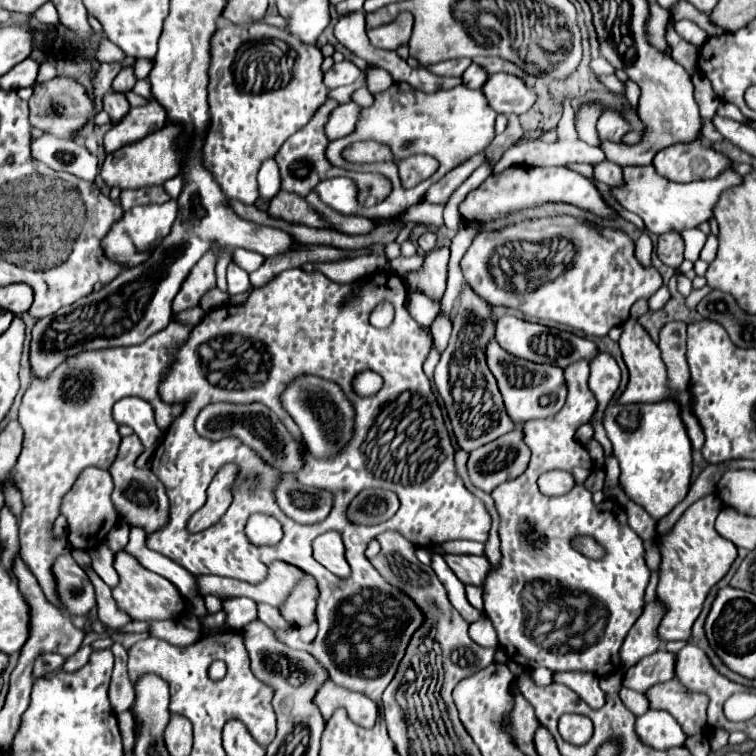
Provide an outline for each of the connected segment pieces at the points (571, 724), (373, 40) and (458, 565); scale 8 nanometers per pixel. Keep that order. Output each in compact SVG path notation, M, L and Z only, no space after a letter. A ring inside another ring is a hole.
M565 714L558 722L558 732L566 742L580 746L580 744L586 744L592 738L593 724L584 715Z
M400 12L394 22L386 24L386 26L372 28L368 32L370 44L376 48L384 48L384 50L396 50L398 46L408 44L412 24L414 24L414 16L410 12Z
M446 556L446 562L462 584L482 586L486 574L490 572L486 556Z

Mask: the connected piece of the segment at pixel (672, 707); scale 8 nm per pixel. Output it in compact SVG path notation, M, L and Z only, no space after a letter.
M670 680L652 686L646 694L652 710L670 712L682 726L686 736L694 736L706 730L706 708L708 698L700 692L688 692L680 680Z

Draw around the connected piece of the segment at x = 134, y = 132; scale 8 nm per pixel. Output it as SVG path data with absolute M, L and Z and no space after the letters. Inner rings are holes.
M150 96L148 104L130 108L128 116L124 116L124 120L114 124L110 132L106 132L104 148L106 152L114 152L122 148L122 144L130 144L134 140L140 140L142 136L148 136L150 132L156 132L166 122L166 110L154 96Z

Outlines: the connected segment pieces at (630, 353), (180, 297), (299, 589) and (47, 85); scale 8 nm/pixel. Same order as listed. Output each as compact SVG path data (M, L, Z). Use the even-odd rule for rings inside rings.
M630 318L624 326L624 332L620 336L620 350L622 358L630 370L630 382L620 396L618 402L630 404L630 402L658 402L668 398L668 386L666 386L666 370L662 368L662 358L658 352L656 342L648 336L648 332L638 324L638 320Z
M206 252L200 262L190 270L188 278L184 280L180 292L176 294L174 302L172 302L172 314L180 314L188 308L194 308L200 304L202 296L216 288L216 274L214 274L214 252Z
M304 572L304 576L294 586L286 602L280 606L280 614L294 628L308 626L316 622L316 598L318 598L318 584L310 574Z
M54 78L50 82L42 82L34 86L34 94L28 100L30 106L30 124L36 128L42 128L46 132L56 132L60 136L70 138L72 132L80 130L86 122L92 120L92 108L94 102L88 98L82 84L78 84L72 78ZM54 122L54 124L52 124Z

